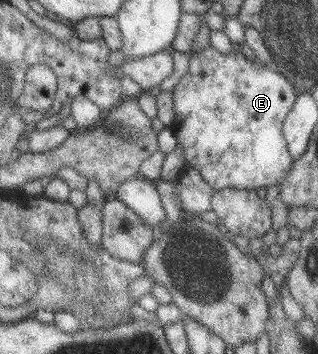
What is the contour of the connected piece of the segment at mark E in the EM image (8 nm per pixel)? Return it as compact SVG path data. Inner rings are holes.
M208 46L206 49L195 48L190 54L188 72L172 90L175 112L172 127L179 143L185 147L188 166L200 170L216 191L226 188L267 189L272 185L280 189L296 160L288 147L283 125L295 107L299 92L274 66L250 61L240 52L220 53Z

